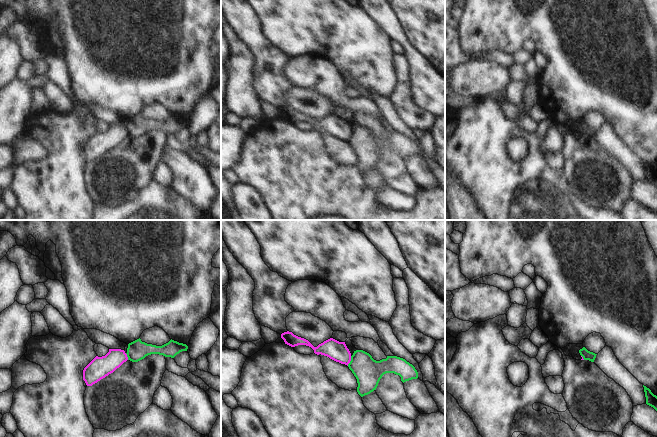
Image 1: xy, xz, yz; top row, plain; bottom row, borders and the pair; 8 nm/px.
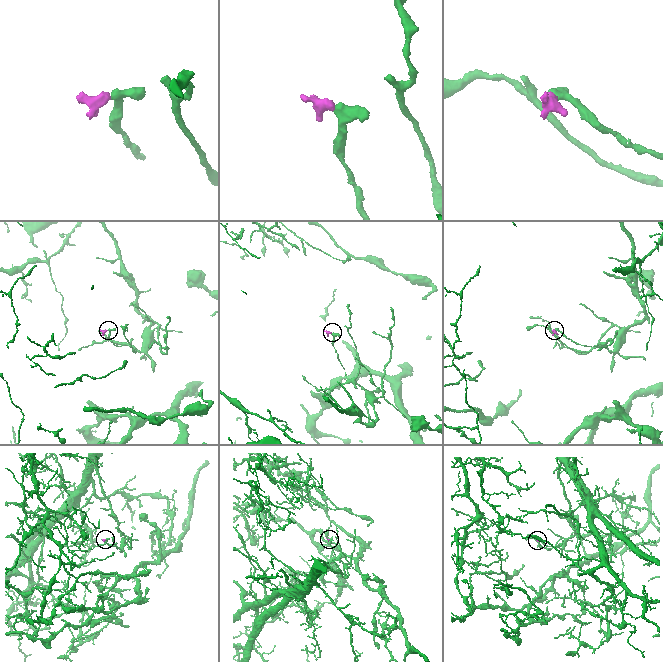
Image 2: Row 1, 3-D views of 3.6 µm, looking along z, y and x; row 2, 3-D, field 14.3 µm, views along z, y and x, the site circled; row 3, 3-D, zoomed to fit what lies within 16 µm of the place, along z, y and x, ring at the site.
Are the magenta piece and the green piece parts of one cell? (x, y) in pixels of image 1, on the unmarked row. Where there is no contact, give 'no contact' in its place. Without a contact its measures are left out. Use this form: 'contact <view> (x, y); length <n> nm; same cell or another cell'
contact xz (350, 136); length 90 nm; another cell

